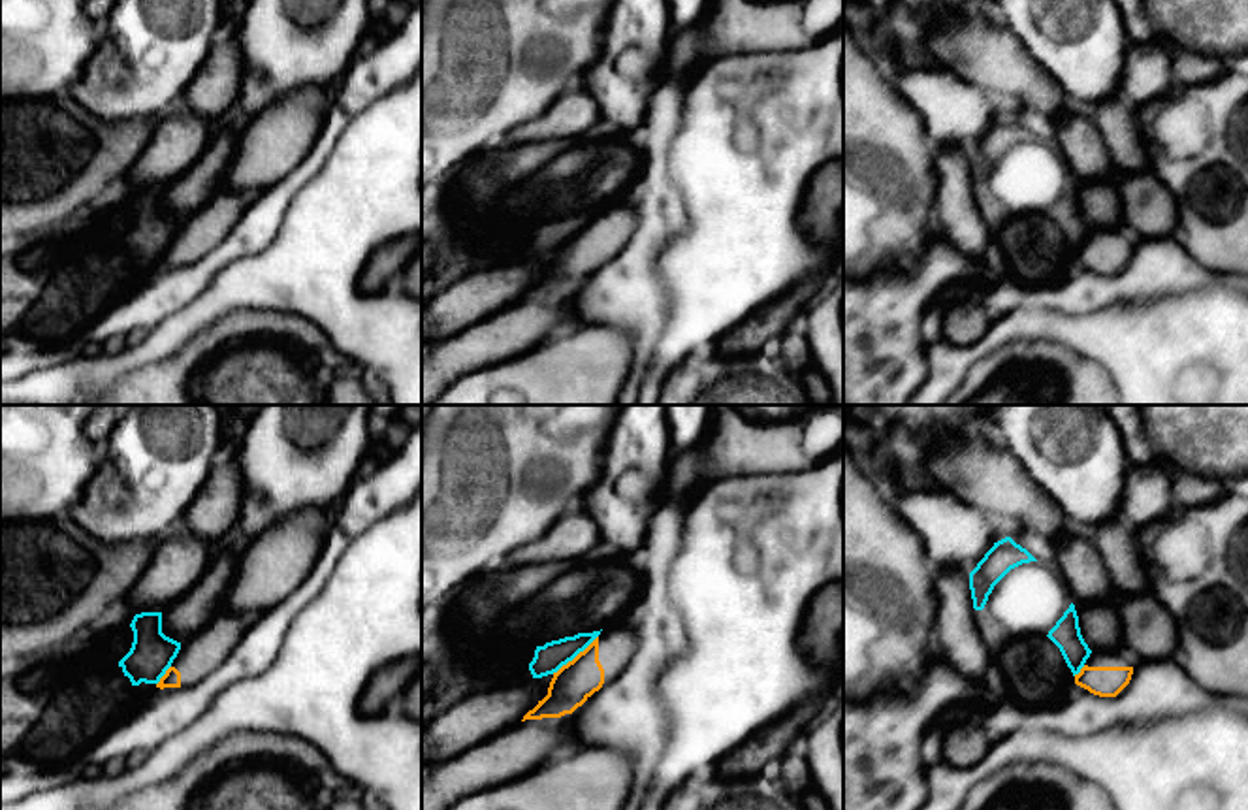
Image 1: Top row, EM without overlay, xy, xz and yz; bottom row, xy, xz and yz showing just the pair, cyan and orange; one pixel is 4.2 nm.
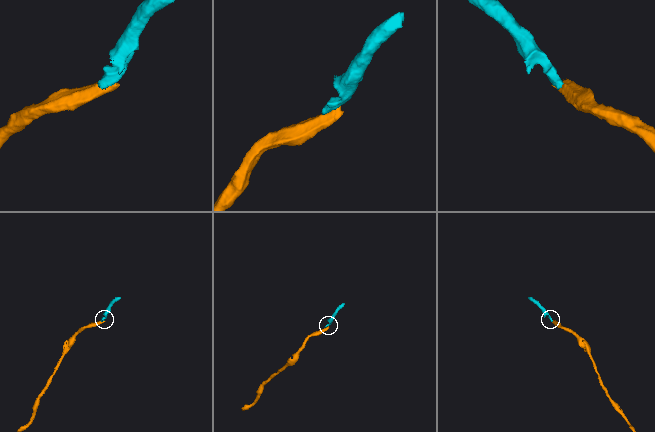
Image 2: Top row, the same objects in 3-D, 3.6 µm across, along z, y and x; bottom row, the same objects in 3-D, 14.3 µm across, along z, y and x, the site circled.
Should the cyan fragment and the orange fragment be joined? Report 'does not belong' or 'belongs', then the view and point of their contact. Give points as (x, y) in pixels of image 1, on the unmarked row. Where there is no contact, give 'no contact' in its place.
does not belong; meets cyan in xz at (575, 234)

